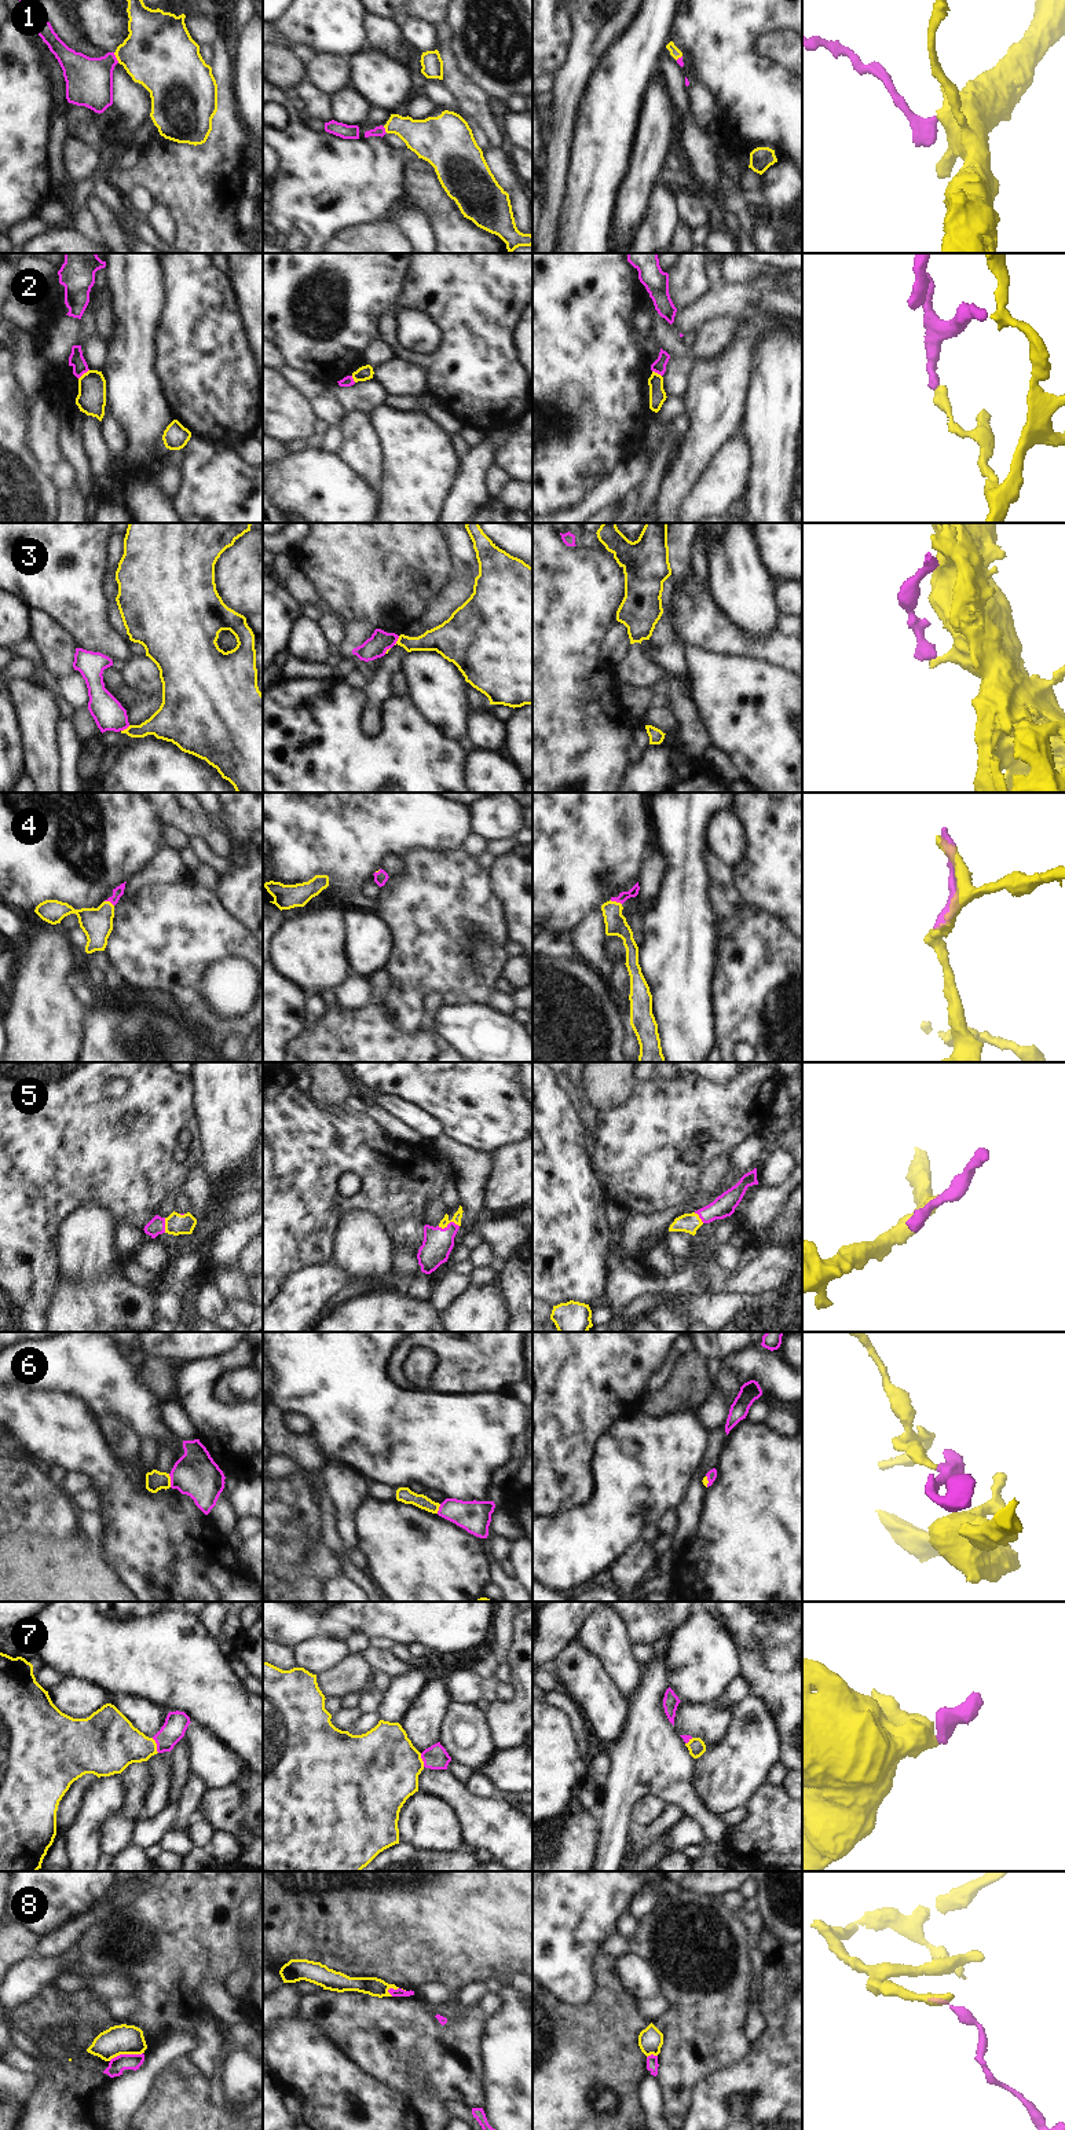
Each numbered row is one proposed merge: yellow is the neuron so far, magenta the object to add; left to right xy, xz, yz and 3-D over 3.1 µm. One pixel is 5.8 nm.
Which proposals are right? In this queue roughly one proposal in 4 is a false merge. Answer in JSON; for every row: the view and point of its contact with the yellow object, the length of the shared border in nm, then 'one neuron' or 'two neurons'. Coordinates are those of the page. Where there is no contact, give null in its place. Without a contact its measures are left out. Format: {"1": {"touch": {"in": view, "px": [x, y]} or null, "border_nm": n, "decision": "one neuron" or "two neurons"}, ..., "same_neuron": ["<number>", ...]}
{"1": {"touch": {"in": "xy", "px": [116, 57]}, "border_nm": 70, "decision": "one neuron"}, "2": {"touch": {"in": "xy", "px": [83, 374]}, "border_nm": 90, "decision": "two neurons"}, "3": {"touch": {"in": "xz", "px": [398, 640]}, "border_nm": 70, "decision": "two neurons"}, "4": {"touch": {"in": "yz", "px": [615, 901]}, "border_nm": 80, "decision": "one neuron"}, "5": {"touch": {"in": "xz", "px": [447, 1223]}, "border_nm": 130, "decision": "one neuron"}, "6": {"touch": {"in": "xy", "px": [169, 1481]}, "border_nm": 80, "decision": "one neuron"}, "7": {"touch": {"in": "xy", "px": [156, 1745]}, "border_nm": 100, "decision": "one neuron"}, "8": {"touch": {"in": "xy", "px": [125, 2053]}, "border_nm": 200, "decision": "two neurons"}, "same_neuron": ["1", "4", "5", "6", "7"]}

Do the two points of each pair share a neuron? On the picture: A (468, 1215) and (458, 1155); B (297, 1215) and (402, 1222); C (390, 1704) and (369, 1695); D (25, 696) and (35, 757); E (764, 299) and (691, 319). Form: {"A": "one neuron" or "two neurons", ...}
{"A": "one neuron", "B": "one neuron", "C": "two neurons", "D": "one neuron", "E": "one neuron"}

